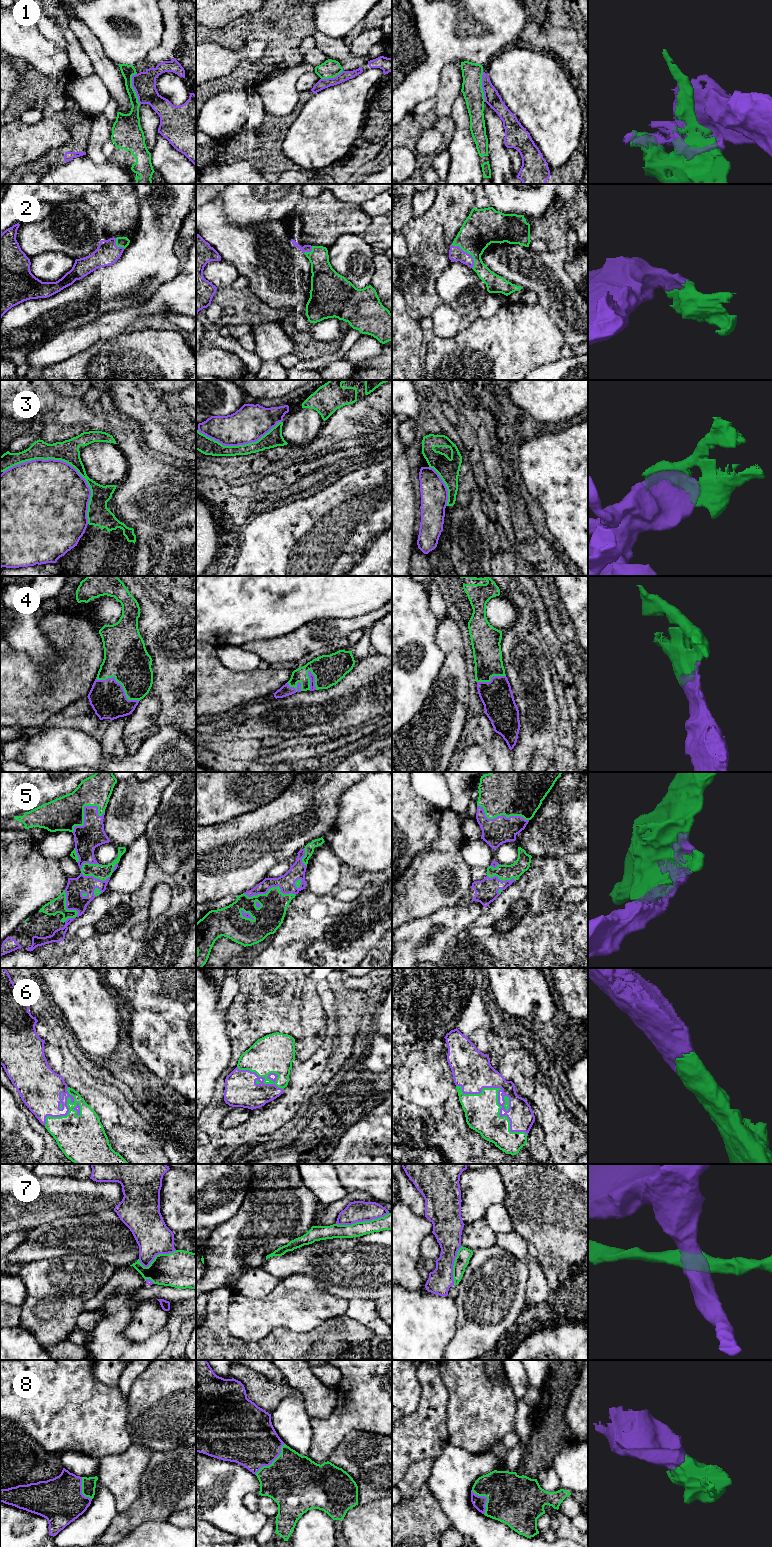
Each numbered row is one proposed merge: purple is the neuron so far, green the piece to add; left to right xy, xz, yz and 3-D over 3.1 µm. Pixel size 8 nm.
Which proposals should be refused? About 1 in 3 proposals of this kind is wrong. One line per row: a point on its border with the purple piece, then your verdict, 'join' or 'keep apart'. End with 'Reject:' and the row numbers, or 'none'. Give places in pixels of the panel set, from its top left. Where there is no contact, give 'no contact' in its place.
1: contact xy (134, 89); keep apart
2: contact yz (467, 253); join
3: contact xy (65, 462); keep apart
4: contact xy (121, 685); join
5: contact xy (84, 810); join
6: contact yz (498, 1097); join
7: contact xz (362, 1221); keep apart
8: contact xz (272, 1461); join
Reject: 1, 3, 7

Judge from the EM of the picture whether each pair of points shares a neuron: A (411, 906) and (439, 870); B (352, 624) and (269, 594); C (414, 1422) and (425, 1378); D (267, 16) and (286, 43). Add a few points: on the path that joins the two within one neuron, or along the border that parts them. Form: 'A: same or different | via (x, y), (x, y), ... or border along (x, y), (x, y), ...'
A: same | via (415, 897), (433, 879)
B: different | border along (360, 615), (349, 618), (321, 618), (314, 621)
C: same | via (425, 1411), (427, 1406), (427, 1389)
D: same | via (274, 23), (283, 32), (283, 36)

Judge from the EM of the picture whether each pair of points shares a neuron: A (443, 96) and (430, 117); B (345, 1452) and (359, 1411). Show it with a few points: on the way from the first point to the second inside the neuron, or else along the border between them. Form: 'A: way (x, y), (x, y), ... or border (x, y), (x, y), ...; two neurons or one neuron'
A: border (434, 109), (439, 115), (450, 115); two neurons
B: border (376, 1433), (350, 1430), (337, 1446); two neurons

